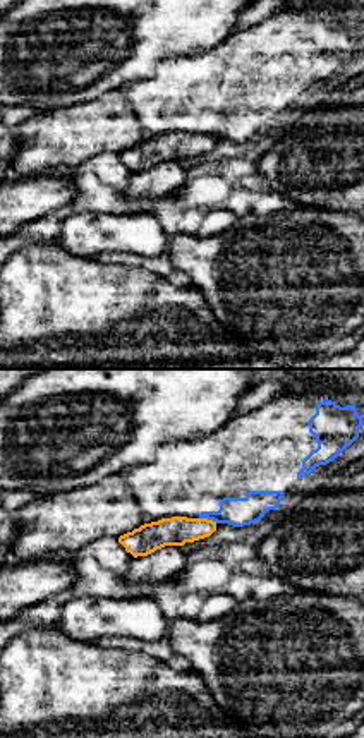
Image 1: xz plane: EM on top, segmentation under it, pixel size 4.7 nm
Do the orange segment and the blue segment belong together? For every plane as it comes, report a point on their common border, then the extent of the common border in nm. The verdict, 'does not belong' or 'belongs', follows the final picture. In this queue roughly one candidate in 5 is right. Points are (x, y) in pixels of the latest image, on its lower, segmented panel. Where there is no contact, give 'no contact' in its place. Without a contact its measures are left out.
(206, 519) | 90 nm

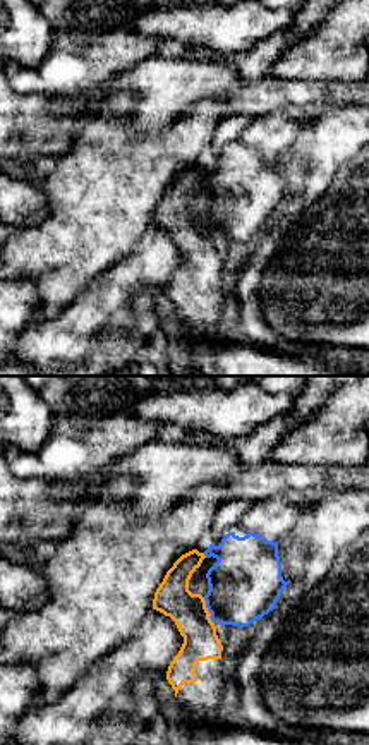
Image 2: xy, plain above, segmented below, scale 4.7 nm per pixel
(210, 613) | 160 nm

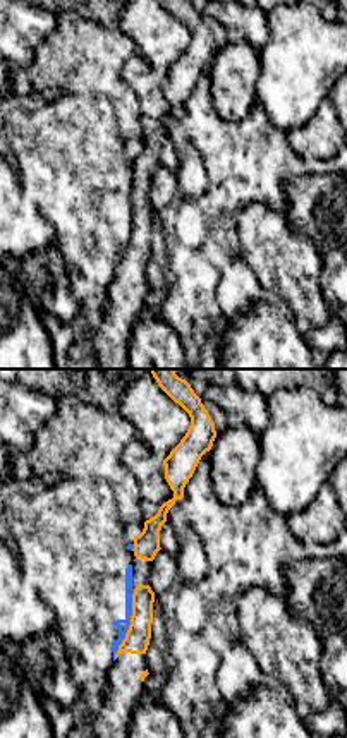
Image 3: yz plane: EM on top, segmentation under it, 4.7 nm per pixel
(131, 623) | 340 nm

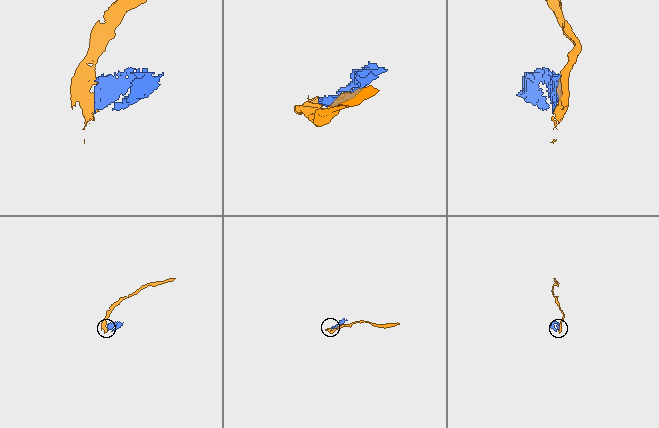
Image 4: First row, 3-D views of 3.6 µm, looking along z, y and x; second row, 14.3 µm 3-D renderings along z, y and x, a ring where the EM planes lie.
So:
does not belong

